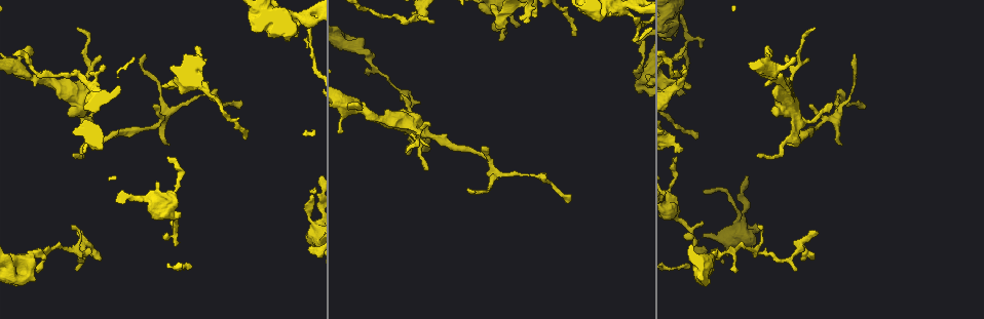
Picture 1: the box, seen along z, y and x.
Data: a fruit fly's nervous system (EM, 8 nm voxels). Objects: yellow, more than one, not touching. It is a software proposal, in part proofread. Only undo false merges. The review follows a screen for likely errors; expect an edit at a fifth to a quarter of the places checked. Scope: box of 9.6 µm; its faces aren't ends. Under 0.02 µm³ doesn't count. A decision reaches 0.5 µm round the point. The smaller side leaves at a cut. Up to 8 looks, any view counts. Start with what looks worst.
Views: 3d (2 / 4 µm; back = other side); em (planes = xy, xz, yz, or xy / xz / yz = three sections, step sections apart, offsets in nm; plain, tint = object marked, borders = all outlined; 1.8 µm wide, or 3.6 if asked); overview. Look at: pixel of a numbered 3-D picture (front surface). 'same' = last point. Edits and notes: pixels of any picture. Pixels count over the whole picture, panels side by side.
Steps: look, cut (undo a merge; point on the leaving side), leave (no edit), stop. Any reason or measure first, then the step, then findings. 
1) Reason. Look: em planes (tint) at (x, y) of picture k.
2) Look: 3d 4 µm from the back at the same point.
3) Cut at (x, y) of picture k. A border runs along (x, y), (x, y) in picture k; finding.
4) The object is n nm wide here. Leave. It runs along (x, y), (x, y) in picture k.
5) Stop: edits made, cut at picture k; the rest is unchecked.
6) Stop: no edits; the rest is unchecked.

Look: 3d 4 µm at (84, 245) of picture 1.

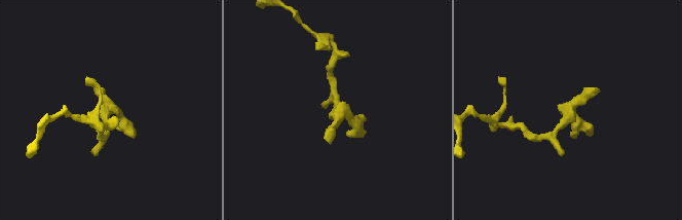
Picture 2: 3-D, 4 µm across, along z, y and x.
Look: em planes (tint) at (109, 112) of picture 2.

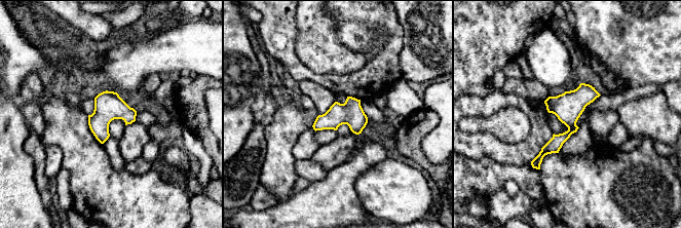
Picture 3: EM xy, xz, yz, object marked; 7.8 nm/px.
Leave. It runs along (592, 89), (571, 110), (571, 129), (535, 165) in picture 3; one neuron here.

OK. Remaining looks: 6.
Sharp bend. Look: 3d 4 µm at (801, 122) of picture 1.

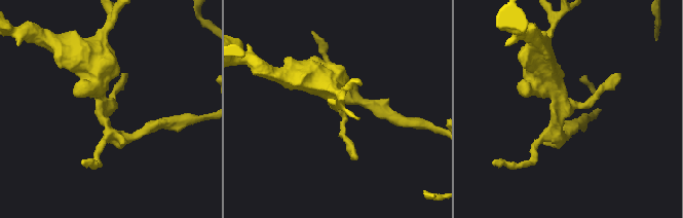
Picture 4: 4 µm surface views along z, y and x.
Look: em yz step 4 (tint) at (104, 106) of picture 4.

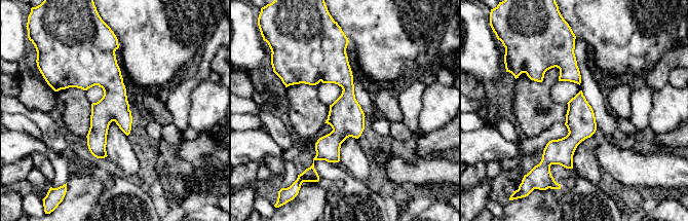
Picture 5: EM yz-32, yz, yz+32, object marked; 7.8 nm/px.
Another direction. Look: em planes (tint) at the same point.

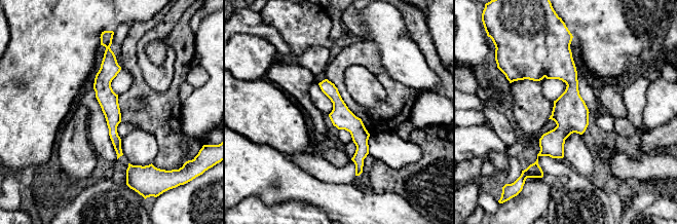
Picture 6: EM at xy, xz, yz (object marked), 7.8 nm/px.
The object is 160 nm wide here. Leave. It runs along (564, 48), (570, 117), (554, 155) in picture 6; continuous, no second neuron.

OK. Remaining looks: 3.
Calibre changes. Look: em planes (borders) at (85, 79) of picture 1.

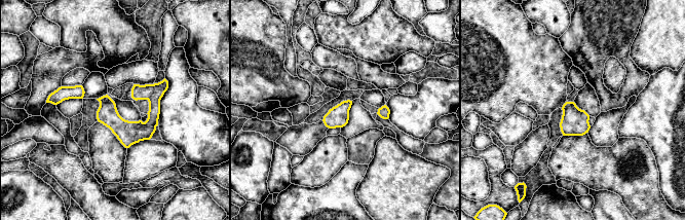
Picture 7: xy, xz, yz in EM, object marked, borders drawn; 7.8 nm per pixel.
Leave. It runs along (165, 83), (143, 127), (100, 118) in picture 7; continuous, no second neuron.

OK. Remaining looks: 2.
Stop: no edits; the rest is unchecked.

